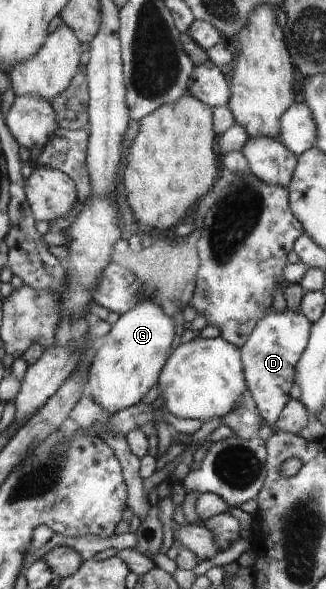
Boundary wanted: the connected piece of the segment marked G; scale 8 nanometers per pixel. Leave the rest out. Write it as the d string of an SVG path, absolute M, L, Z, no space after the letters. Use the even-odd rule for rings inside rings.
M155 301L137 303L110 326L107 341L94 354L89 366L87 390L93 401L107 411L117 413L134 406L151 387L157 385L159 371L165 367L169 353L173 353L175 321Z

